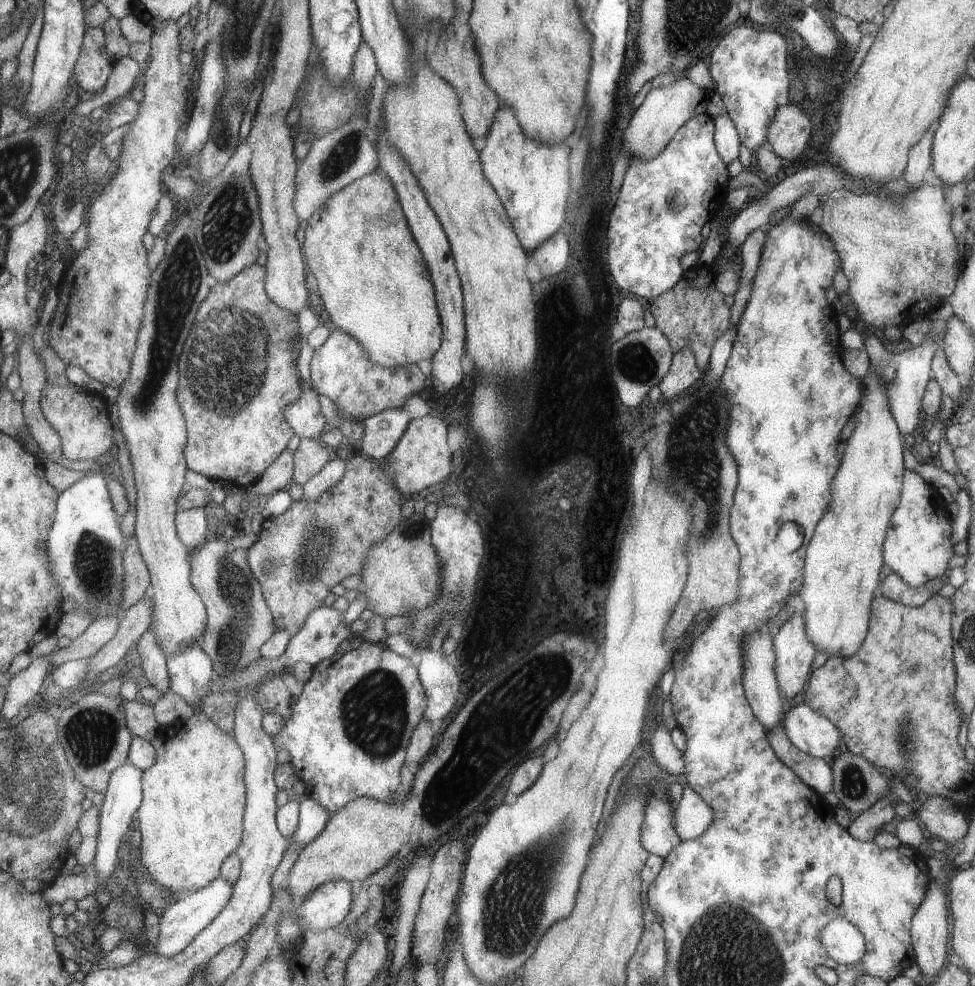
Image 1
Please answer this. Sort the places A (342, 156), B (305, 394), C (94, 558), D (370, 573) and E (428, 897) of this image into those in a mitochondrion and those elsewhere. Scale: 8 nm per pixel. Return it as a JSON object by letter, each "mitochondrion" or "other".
{"A":"mitochondrion","B":"other","C":"mitochondrion","D":"other","E":"other"}

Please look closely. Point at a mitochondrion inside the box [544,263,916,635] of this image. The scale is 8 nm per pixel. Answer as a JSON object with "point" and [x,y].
{"point":[691,457]}

